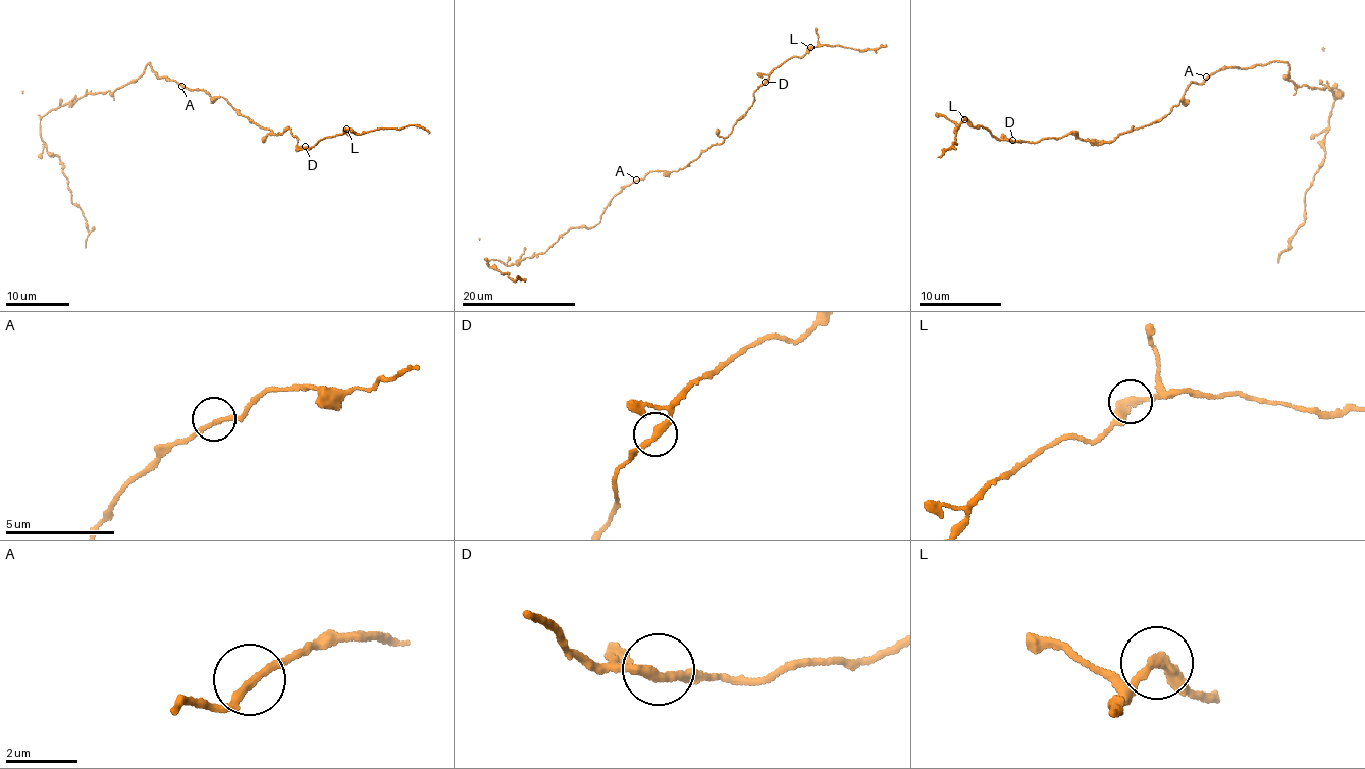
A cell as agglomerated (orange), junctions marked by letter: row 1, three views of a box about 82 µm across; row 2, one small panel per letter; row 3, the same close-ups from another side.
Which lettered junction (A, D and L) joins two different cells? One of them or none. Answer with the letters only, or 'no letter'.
no letter

